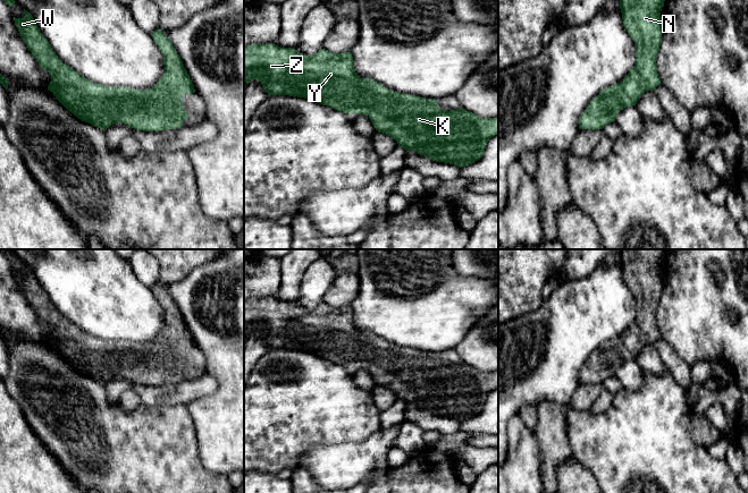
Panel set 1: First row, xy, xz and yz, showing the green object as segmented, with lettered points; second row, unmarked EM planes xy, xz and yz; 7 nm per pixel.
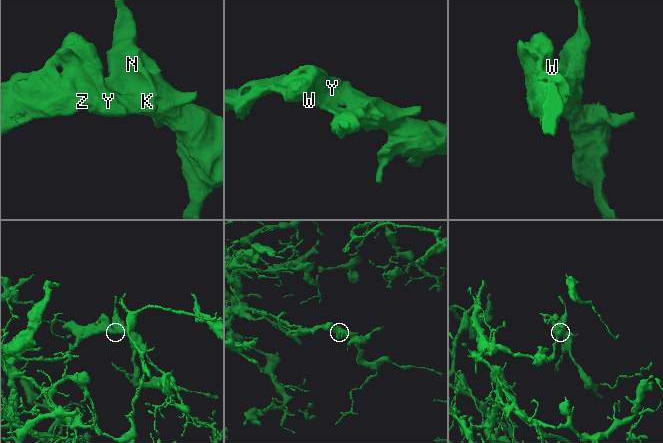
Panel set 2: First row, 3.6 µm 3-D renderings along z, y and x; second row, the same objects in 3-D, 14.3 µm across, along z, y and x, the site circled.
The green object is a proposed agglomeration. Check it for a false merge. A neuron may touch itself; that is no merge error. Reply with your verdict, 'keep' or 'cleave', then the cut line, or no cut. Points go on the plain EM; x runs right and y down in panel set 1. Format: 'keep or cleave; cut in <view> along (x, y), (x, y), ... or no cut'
keep; no cut

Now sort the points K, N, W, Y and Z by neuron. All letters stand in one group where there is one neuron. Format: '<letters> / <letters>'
K N W Y Z

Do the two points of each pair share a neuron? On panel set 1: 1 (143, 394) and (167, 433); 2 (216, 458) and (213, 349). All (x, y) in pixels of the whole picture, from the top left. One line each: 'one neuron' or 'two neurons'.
1: two neurons
2: one neuron

